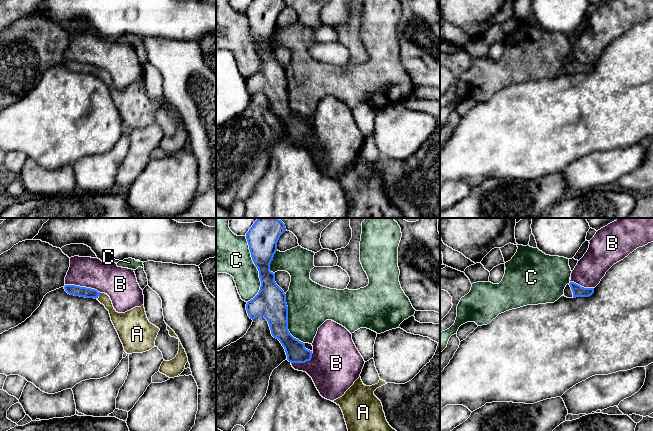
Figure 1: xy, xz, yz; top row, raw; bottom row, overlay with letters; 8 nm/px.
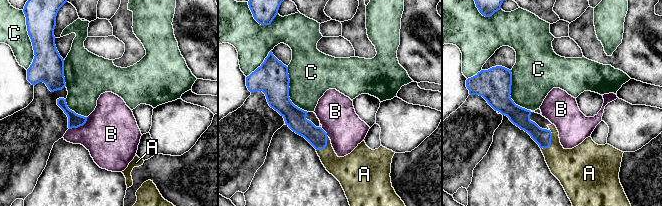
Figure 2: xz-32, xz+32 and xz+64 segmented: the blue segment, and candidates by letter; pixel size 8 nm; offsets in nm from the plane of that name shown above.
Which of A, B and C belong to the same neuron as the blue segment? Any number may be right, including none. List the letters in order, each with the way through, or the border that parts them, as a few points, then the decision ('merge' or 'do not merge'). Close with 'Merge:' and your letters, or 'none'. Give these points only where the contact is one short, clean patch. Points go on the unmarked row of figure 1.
A: way xy (74, 66), (99, 71), (118, 95); merge
B: border xy (65, 60), (90, 63), (100, 68); do not merge
C: do not merge
Merge: A

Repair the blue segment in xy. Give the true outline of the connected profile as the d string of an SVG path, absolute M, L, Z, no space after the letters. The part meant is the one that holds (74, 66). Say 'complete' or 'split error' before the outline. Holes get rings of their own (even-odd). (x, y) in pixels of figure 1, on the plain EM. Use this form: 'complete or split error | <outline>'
split error | M65 61L64 65L70 71L97 75L105 82L127 130L143 129L155 123L160 105L149 98L144 81L118 89L105 69L75 61Z

